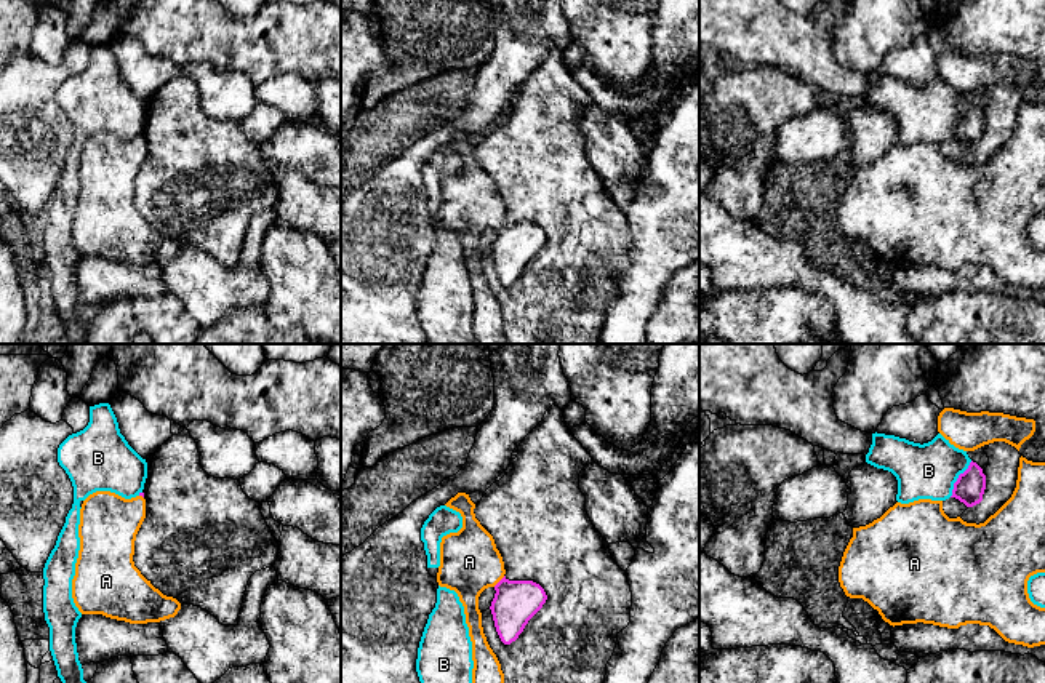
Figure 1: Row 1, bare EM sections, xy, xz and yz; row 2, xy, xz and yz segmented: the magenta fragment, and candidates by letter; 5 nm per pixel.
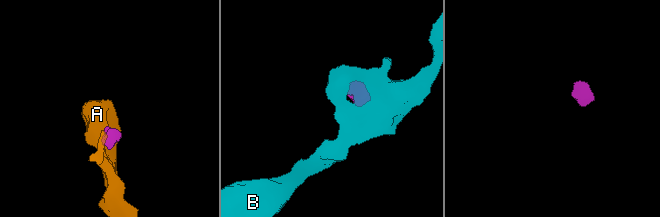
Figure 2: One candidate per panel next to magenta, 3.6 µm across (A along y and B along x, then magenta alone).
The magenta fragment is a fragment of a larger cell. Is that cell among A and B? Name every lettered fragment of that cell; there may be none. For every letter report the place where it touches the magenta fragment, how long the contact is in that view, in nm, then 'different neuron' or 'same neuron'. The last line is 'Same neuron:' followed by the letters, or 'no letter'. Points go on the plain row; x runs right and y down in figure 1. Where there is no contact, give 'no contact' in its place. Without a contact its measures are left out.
A: meets magenta in xz at (500, 223); contact 80 nm long; same neuron
B: meets magenta in yz at (957, 120); contact 220 nm long; different neuron
Same neuron: A

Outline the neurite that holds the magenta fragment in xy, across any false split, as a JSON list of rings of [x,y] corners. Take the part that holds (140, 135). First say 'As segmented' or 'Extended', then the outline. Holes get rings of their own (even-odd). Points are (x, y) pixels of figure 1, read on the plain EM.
Extended. [[[96,133],[83,142],[72,221],[72,240],[82,256],[147,266],[174,259],[181,251],[176,240],[163,237],[134,208],[134,182],[144,160],[144,134],[125,141]]]

